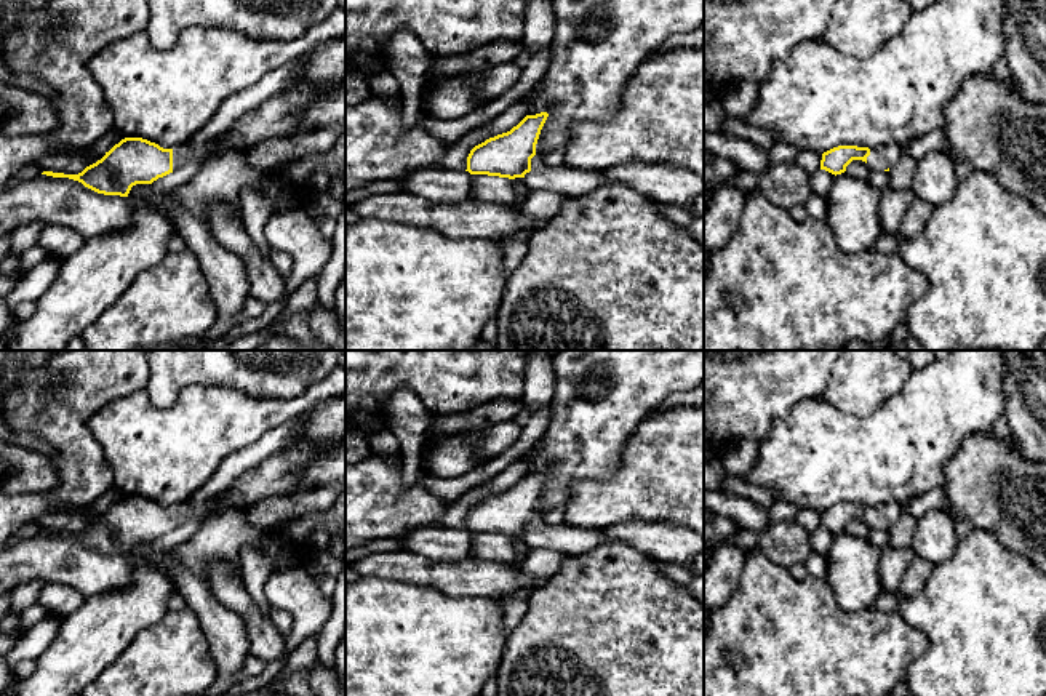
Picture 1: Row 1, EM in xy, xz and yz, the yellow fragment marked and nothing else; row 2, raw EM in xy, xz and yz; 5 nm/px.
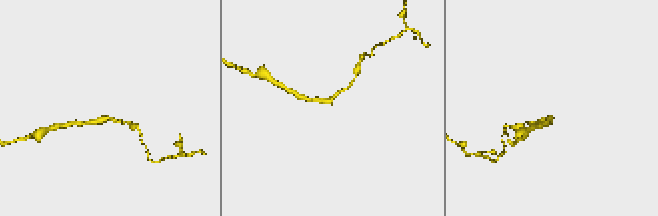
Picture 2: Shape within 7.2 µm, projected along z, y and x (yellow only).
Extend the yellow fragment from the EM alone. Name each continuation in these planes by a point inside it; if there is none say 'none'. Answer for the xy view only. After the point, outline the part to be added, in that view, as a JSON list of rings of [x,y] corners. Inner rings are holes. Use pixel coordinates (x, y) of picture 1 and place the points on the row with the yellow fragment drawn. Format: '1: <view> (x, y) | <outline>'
1: xy (279, 117) | [[[312,85],[285,90],[246,112],[218,139],[202,147],[194,147],[190,142],[171,147],[173,171],[192,160],[203,163],[219,149],[245,149],[269,139],[291,138],[297,133],[301,110],[315,96],[317,88]]]

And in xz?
1: xz (563, 180) | [[[534,155],[531,158],[531,171],[523,179],[531,190],[550,190],[577,197],[605,184],[605,171],[576,170],[566,165],[549,166],[539,155]]]

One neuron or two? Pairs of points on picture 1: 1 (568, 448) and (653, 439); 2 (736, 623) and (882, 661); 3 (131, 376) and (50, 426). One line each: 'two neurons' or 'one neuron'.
1: two neurons
2: one neuron
3: one neuron

